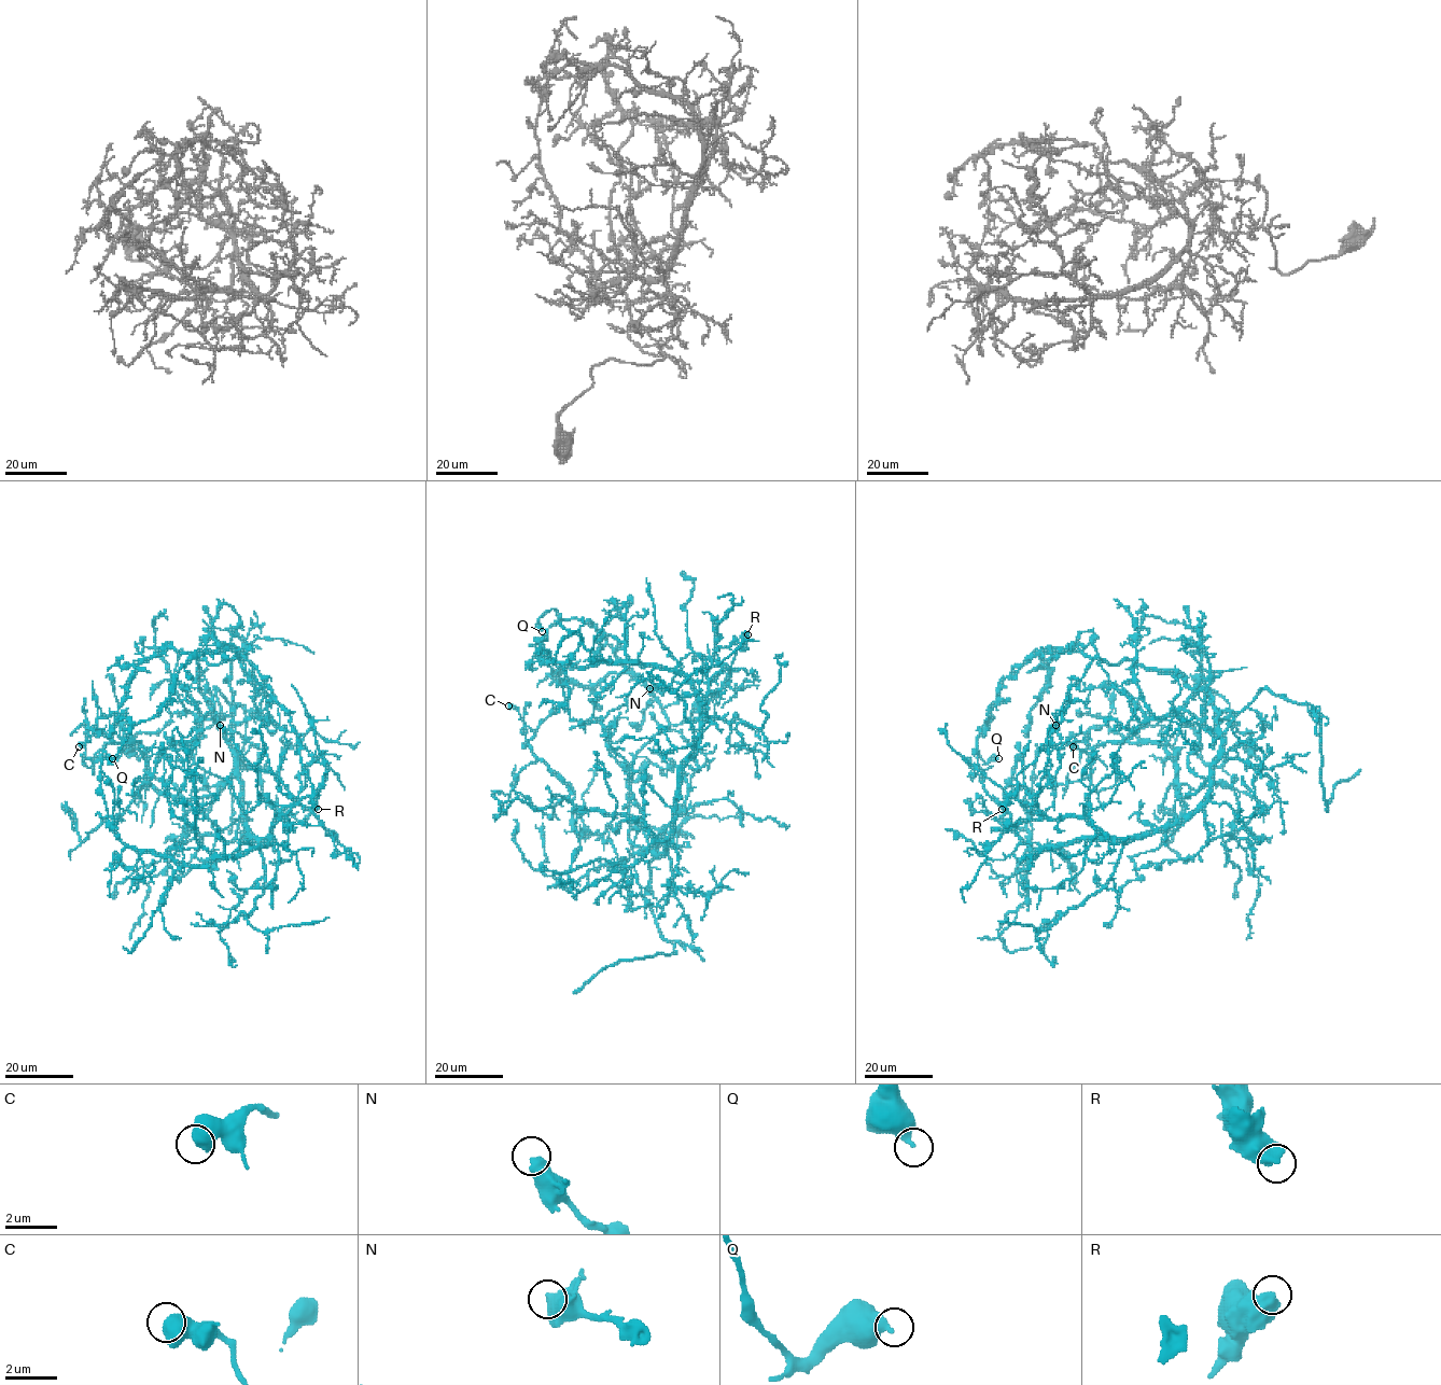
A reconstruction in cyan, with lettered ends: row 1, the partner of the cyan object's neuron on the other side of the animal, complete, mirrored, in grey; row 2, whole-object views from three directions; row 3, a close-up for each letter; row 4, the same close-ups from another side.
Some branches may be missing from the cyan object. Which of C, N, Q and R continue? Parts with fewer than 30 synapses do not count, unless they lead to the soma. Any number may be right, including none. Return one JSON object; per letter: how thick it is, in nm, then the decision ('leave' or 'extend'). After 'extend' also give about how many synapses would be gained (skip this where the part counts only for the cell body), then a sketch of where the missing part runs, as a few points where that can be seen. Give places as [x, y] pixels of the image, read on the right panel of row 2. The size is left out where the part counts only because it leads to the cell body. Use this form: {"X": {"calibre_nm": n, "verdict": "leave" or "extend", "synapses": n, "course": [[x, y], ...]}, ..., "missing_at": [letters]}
{"C": {"calibre_nm": 700, "verdict": "leave"}, "N": {"calibre_nm": 550, "verdict": "leave"}, "Q": {"calibre_nm": 460, "verdict": "leave"}, "R": {"calibre_nm": 550, "verdict": "leave"}, "missing_at": []}

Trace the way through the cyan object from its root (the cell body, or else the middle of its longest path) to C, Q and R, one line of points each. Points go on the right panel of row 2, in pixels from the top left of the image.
C: (1216, 763), (1197, 791), (1183, 799), (1174, 761), (1160, 744), (1130, 742), (1104, 725), (1093, 726), (1073, 746)
Q: (1216, 763), (1206, 689), (1069, 649), (1031, 656), (1003, 681), (976, 740), (985, 763), (998, 758)
R: (1216, 763), (1220, 730), (1206, 689), (1133, 660), (1093, 657), (1068, 690), (1051, 739), (1017, 775), (1002, 809)

